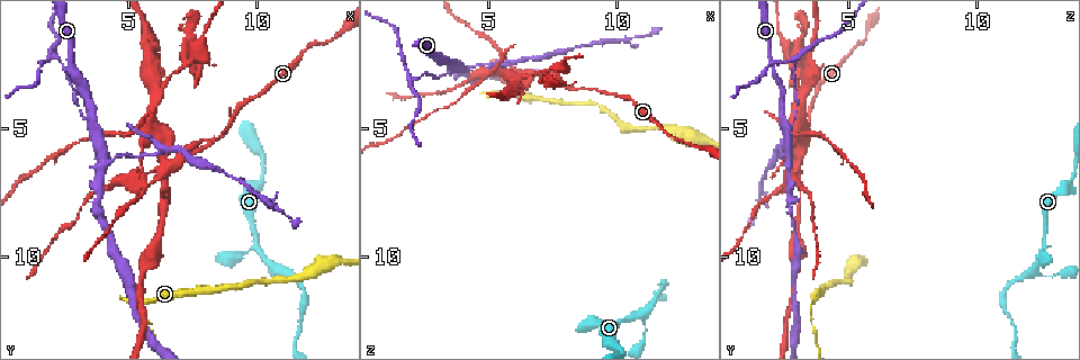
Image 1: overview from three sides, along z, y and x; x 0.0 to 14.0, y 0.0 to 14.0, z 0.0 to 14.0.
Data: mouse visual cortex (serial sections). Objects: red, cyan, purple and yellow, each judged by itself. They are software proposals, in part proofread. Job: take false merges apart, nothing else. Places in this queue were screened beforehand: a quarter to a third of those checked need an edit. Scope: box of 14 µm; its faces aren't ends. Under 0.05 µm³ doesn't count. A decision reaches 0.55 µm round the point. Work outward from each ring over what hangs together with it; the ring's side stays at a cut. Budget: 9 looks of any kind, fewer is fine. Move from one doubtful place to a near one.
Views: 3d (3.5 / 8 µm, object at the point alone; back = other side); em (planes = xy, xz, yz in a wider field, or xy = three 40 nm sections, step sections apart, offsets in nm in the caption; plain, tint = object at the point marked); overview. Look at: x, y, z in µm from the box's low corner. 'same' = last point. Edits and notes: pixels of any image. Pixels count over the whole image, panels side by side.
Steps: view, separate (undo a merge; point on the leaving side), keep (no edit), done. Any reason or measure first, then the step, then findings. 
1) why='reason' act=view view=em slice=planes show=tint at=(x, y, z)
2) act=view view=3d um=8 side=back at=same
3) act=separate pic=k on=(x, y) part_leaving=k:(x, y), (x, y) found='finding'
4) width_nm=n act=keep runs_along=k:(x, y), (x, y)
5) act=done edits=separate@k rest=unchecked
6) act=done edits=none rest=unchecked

act=view view=3d um=8 at=(8.3, 5.6, 3.4)

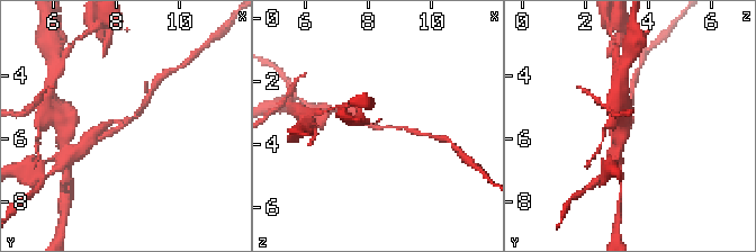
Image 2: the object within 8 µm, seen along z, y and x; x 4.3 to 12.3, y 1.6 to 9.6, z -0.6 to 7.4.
act=view view=3d um=3.5 at=(8.3, 5.6, 3.4)

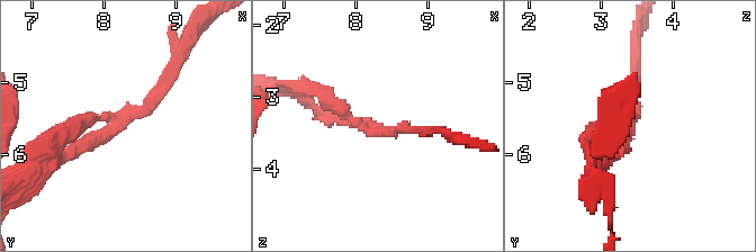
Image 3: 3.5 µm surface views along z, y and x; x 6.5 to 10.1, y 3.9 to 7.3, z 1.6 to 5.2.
act=separate pic=3 on=(599, 134) found='a second cell is stuck on'

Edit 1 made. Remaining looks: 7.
why='a narrow waist' act=view view=3d um=8 at=(3.6, 4.8, 2.5)

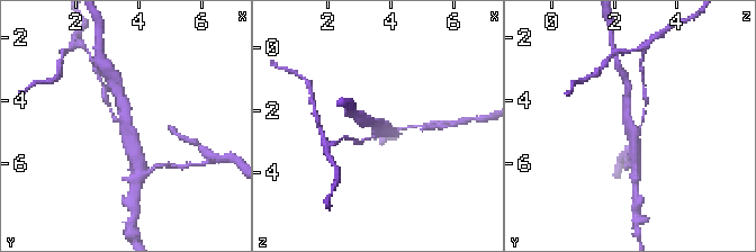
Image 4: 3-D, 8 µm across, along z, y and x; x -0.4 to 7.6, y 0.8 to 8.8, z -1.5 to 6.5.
why='zoom in' act=view view=3d um=3.5 at=(3.6, 4.8, 2.5)

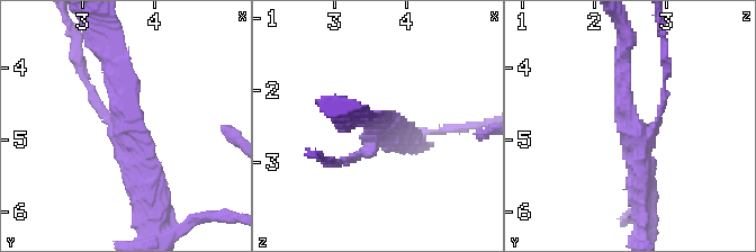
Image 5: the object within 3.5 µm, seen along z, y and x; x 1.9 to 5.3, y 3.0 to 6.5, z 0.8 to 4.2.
act=view view=em slice=xy step=2 show=tint at=(3.65, 4.80, 2.55)

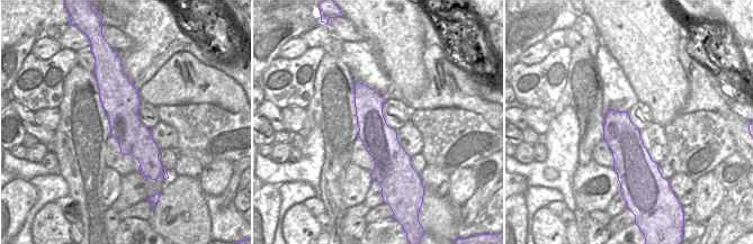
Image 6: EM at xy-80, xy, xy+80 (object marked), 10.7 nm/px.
arms=3 arm_widths_nm=100,200,300 act=separate pic=5 on=(91, 89) part_leaving=5:(107, 110), (79, 65), (79, 30) found='two cells meet here'

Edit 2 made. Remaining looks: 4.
why='sudden change in width' act=view view=3d um=3.5 at=(10.0, 9.6, 12.6)

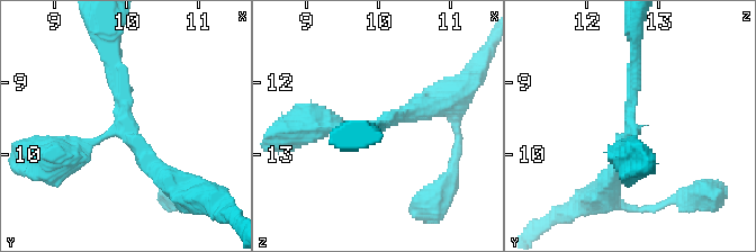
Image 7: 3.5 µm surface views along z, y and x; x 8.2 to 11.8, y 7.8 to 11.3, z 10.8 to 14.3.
arms=3 arm_widths_nm=150,200,250 act=view view=em slice=xy step=1 show=tint at=(9.95, 9.60, 12.60)

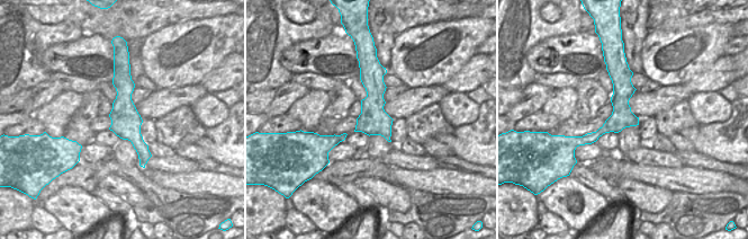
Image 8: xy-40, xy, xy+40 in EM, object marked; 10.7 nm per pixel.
width_nm=320 act=keep runs_along=8:(126, 70), (124, 116), (142, 161) found='continuous, no second cell'

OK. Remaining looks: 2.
act=done edits=separate@3,separate@5 rest=unchecked

